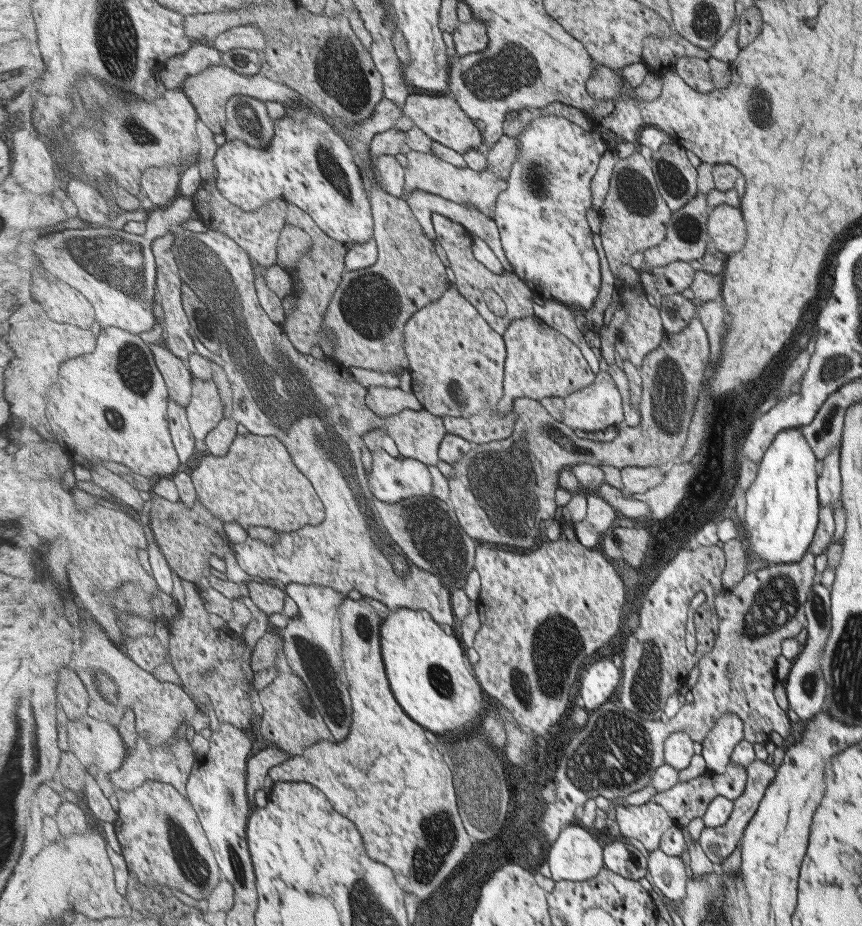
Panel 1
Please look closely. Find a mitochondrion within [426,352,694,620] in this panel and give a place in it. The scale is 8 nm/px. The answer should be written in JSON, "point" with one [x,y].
{"point":[508,489]}

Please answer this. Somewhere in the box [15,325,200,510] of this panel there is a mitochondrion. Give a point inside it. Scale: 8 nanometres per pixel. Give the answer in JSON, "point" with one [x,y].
{"point":[133,365]}

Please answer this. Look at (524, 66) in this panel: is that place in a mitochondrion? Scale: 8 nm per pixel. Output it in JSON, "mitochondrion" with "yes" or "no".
{"mitochondrion":"yes"}

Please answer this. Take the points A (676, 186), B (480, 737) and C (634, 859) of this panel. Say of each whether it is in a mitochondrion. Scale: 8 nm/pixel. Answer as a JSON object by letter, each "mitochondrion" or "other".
{"A":"mitochondrion","B":"mitochondrion","C":"other"}

